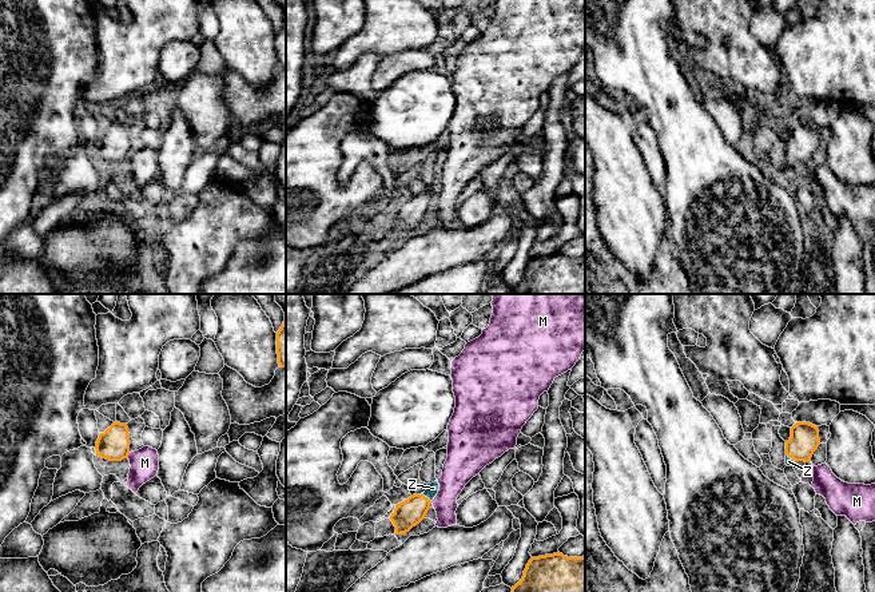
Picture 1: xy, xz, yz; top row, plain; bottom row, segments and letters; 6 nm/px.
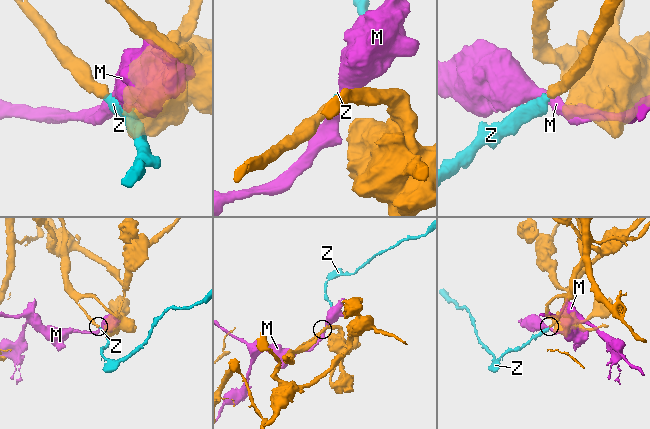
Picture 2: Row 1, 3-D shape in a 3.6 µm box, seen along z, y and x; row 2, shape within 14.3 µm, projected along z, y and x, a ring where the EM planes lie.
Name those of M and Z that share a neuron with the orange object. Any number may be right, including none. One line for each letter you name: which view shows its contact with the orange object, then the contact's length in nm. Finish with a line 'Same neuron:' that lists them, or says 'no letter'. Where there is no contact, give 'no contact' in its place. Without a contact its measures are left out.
Z: meets orange in xz; contact 80 nm long
Same neuron: Z

